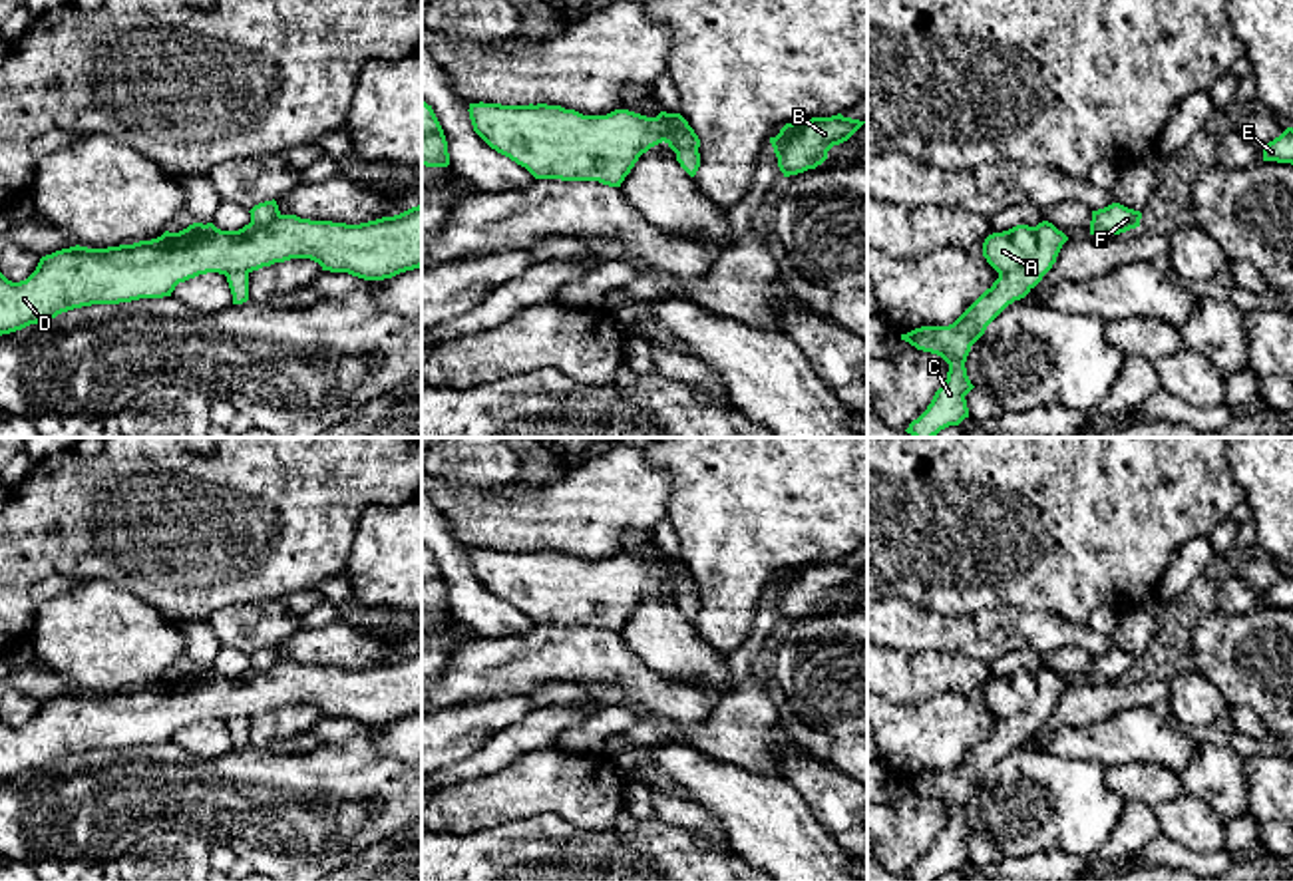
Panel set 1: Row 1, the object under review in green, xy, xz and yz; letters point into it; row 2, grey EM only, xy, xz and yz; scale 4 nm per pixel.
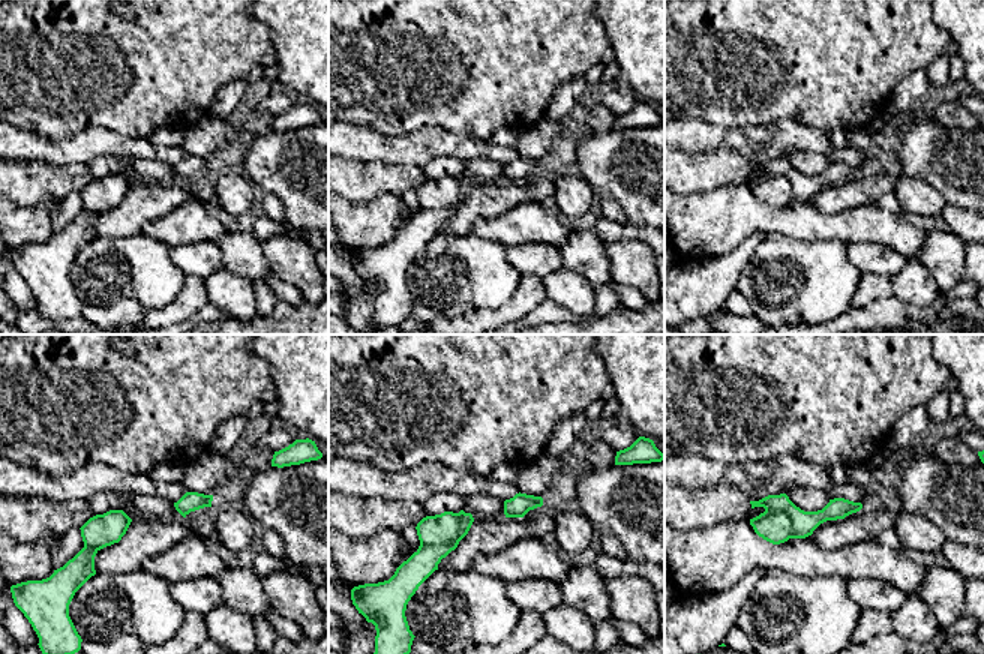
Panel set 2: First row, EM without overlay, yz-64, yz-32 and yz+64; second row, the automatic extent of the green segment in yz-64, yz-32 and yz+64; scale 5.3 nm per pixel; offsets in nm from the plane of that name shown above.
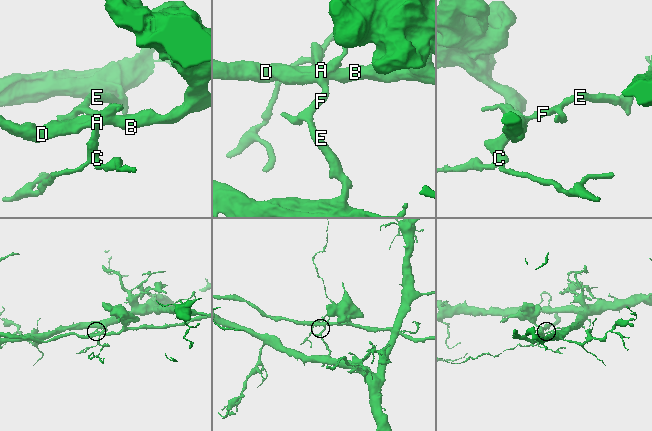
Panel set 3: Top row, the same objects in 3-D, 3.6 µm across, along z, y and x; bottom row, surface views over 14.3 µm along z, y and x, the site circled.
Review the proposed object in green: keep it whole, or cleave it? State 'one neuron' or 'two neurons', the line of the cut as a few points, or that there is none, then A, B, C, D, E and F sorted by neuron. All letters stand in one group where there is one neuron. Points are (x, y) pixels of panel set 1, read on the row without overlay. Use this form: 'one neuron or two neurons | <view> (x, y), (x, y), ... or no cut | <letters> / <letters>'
two neurons | yz (1033, 673), (1035, 701), (1019, 716), (1031, 732) | A B C D / E F

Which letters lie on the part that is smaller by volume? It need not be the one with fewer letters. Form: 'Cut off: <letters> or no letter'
Cut off: A, B, C, D

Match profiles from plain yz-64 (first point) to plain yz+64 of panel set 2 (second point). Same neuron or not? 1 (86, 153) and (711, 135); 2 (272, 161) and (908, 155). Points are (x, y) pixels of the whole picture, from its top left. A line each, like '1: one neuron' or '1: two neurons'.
1: one neuron
2: one neuron

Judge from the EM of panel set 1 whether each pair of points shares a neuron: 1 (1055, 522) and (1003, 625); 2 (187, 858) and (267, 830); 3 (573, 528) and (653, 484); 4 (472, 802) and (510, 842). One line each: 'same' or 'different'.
1: different
2: different
3: same
4: different

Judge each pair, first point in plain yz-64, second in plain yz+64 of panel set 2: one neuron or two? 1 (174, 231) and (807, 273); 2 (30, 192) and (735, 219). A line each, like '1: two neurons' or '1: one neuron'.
1: two neurons
2: two neurons

